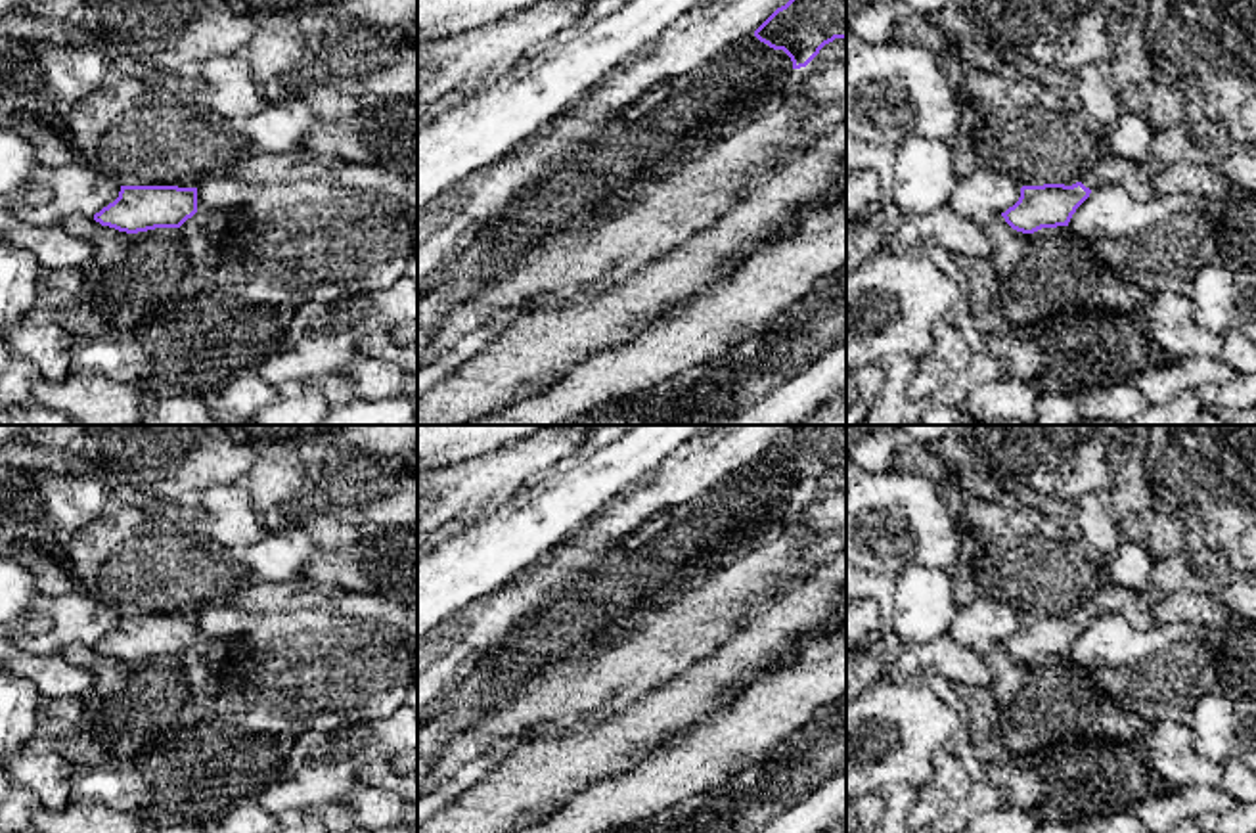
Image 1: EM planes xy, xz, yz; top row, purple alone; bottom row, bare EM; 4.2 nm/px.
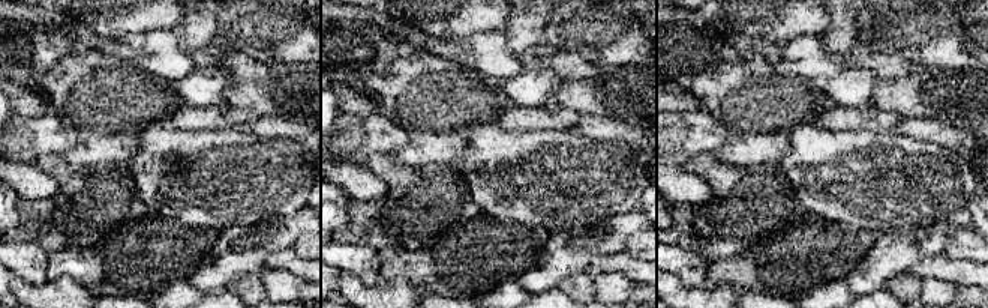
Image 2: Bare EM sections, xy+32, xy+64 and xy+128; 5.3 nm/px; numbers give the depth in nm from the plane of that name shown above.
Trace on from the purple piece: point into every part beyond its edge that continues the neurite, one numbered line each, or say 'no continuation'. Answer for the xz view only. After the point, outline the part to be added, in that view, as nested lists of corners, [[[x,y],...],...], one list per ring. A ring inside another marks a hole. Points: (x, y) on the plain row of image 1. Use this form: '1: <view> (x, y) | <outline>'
no continuation

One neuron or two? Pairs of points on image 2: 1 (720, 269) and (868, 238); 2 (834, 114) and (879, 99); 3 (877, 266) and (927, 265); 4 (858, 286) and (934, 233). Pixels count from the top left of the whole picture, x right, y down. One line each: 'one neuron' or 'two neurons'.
1: one neuron
2: two neurons
3: two neurons
4: one neuron

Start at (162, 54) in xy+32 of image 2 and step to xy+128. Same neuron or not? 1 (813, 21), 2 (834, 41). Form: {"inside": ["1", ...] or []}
{"inside": []}

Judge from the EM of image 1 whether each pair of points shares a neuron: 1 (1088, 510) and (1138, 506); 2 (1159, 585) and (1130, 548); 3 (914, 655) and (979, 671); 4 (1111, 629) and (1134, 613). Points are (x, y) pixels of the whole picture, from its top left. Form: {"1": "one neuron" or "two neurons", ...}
{"1": "two neurons", "2": "two neurons", "3": "one neuron", "4": "two neurons"}

